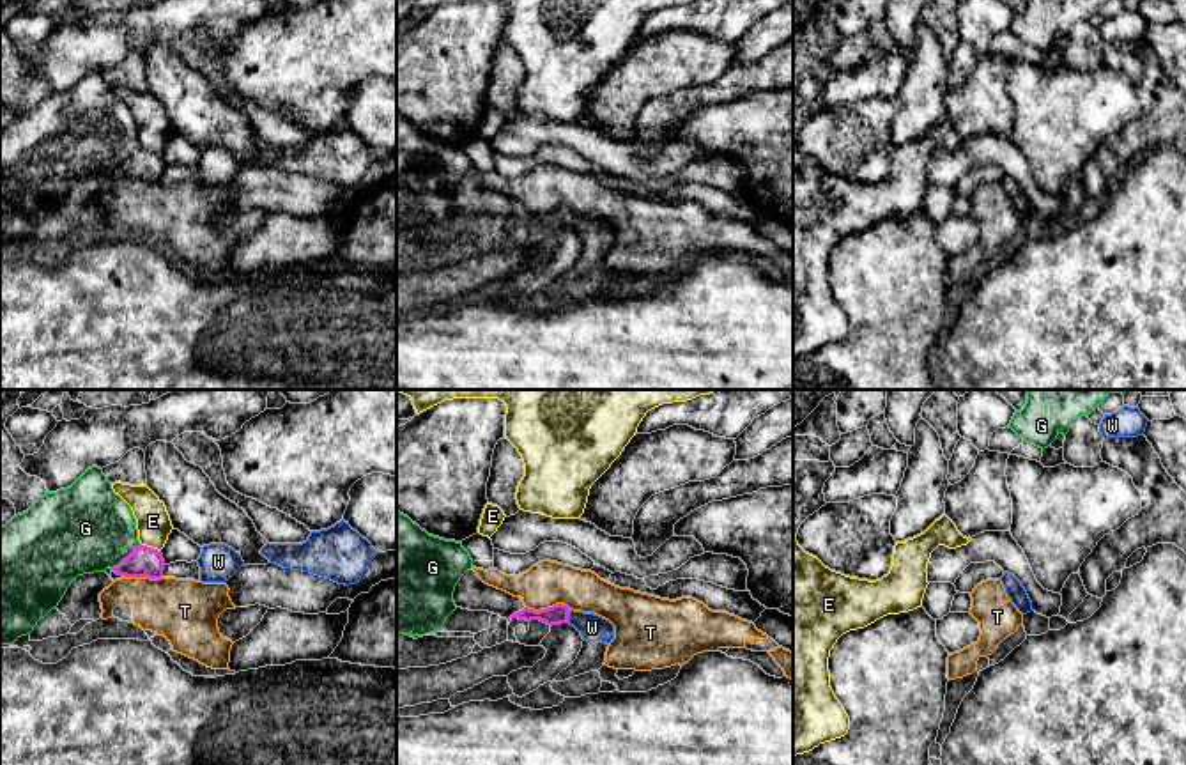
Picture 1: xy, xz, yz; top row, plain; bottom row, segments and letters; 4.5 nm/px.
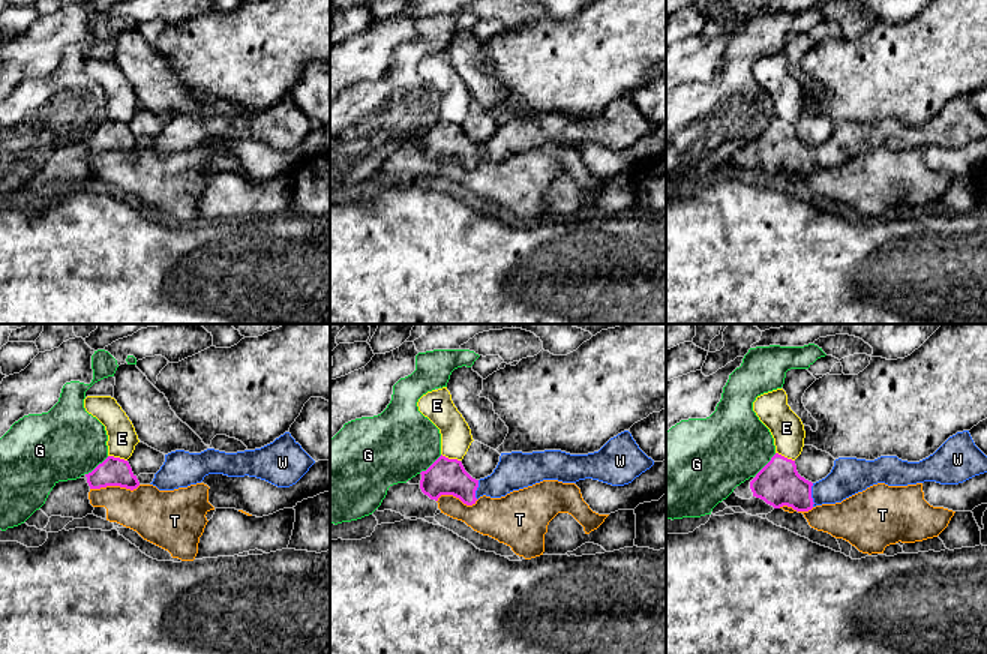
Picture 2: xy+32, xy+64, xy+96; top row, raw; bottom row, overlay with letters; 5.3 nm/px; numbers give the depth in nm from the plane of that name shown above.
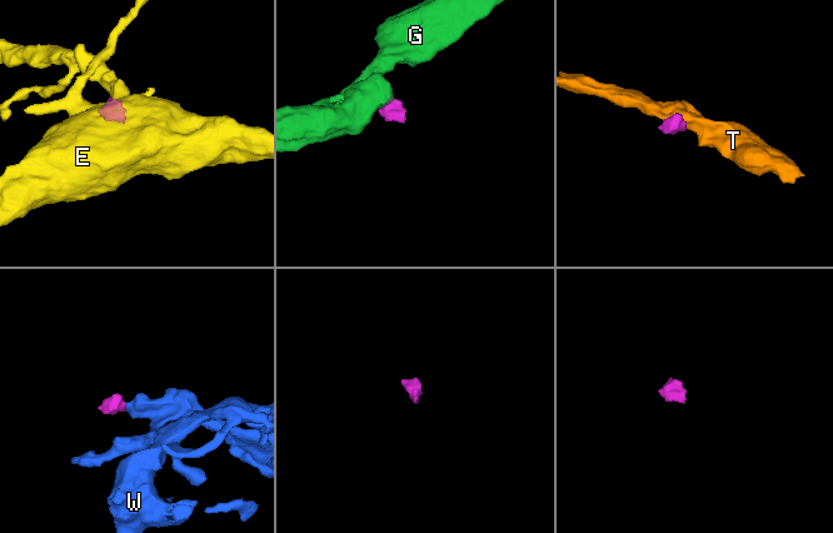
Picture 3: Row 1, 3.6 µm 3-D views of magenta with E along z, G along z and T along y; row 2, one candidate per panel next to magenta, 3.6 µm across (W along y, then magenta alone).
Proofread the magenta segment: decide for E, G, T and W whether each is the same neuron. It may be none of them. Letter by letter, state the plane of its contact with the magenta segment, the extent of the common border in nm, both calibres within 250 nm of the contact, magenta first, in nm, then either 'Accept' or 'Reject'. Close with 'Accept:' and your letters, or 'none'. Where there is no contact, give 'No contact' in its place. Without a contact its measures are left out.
E: Touches magenta in xy. Shared border 100 nm. Thickness 140 nm (magenta) against 160 nm. Reject
G: Touches magenta in xy. Shared border 180 nm. Thickness 140 nm (magenta) against 400 nm. Reject
T: Touches magenta in xz. Shared border 200 nm. Thickness 90 nm (magenta) against 200 nm. Reject
W: Touches magenta in xz. Shared border 70 nm. Thickness 90 nm (magenta) against 120 nm. Accept
Accept: W

